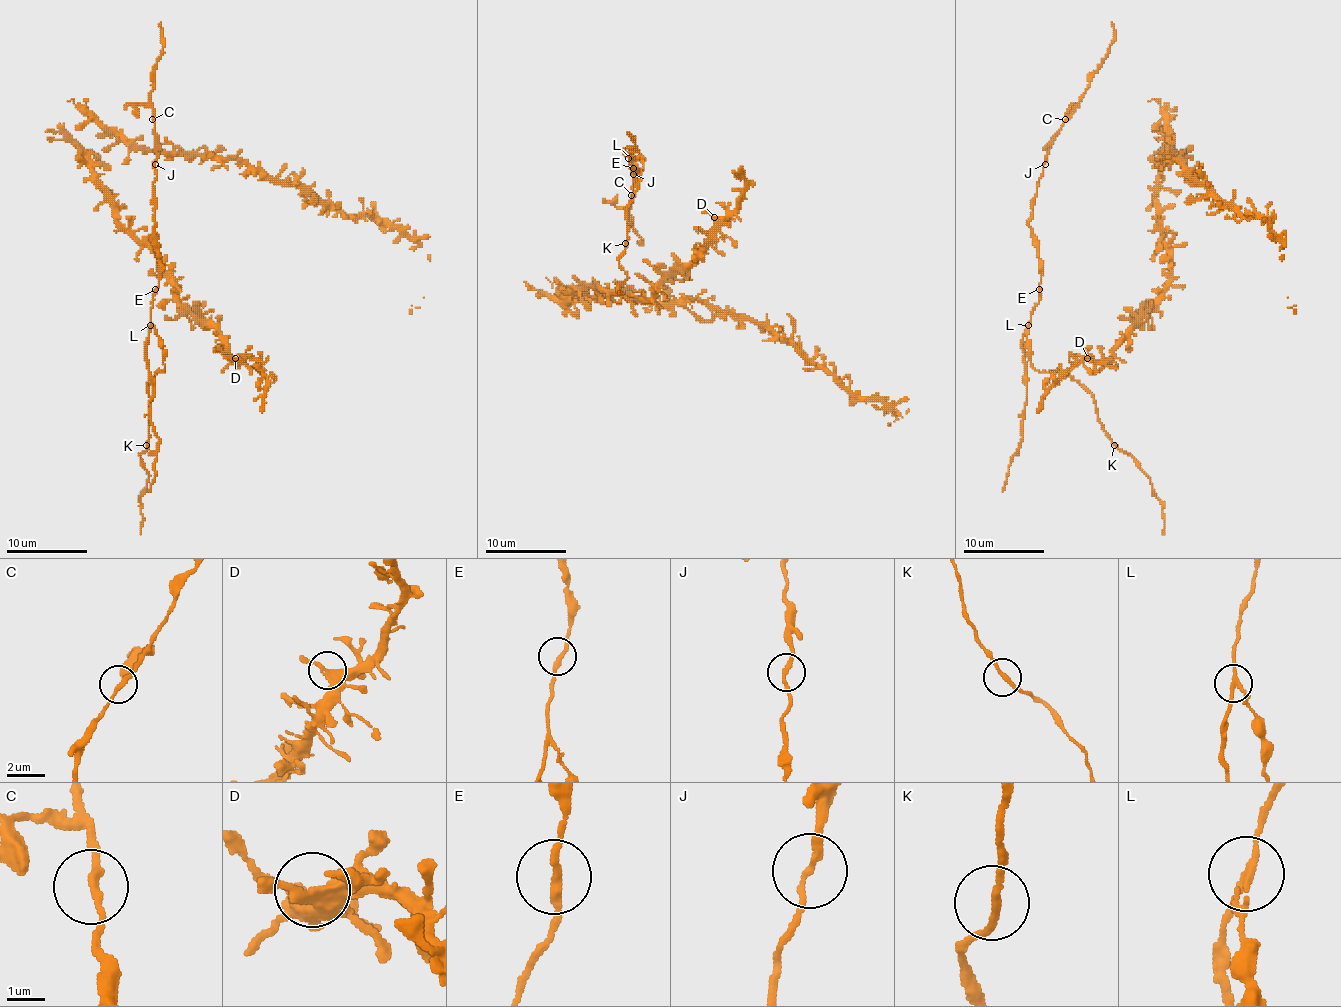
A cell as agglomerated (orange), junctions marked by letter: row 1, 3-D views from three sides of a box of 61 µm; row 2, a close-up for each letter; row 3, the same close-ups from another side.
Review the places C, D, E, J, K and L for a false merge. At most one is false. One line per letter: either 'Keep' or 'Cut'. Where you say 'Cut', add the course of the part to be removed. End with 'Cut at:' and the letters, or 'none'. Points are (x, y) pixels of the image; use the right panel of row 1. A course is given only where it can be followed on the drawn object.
C: Keep
D: Keep
E: Keep
J: Keep
K: Keep
L: Cut. Course of the part to remove: (1029, 326), (1023, 338), (1027, 404), (1020, 447), (1010, 461), (1002, 491)
Cut at: L

